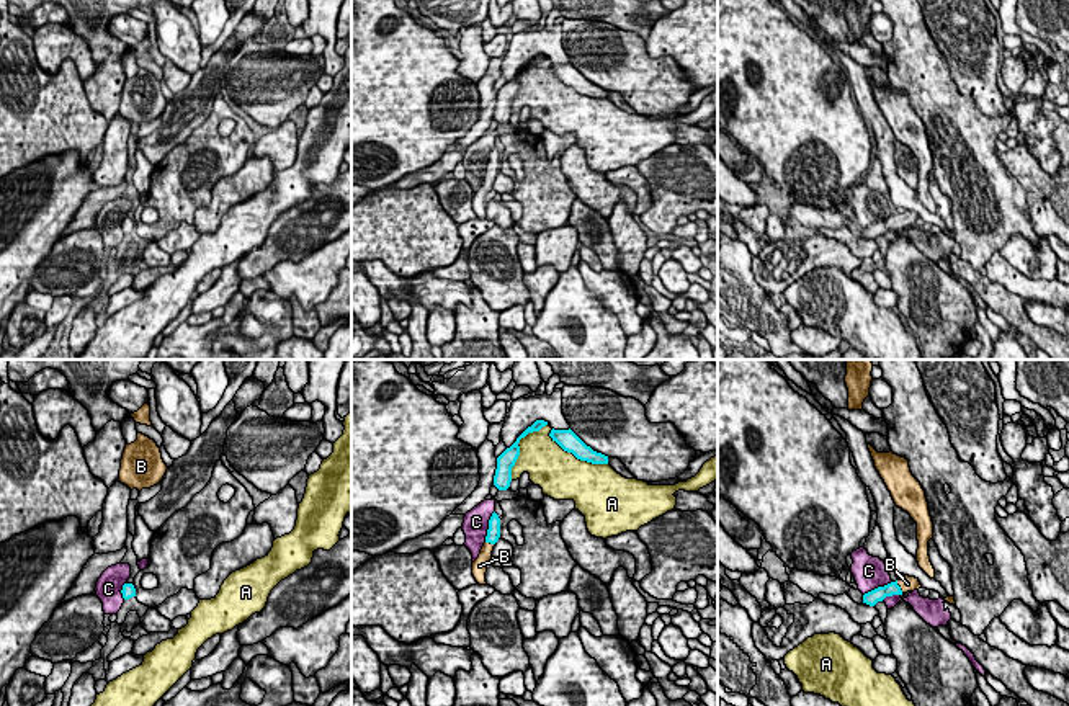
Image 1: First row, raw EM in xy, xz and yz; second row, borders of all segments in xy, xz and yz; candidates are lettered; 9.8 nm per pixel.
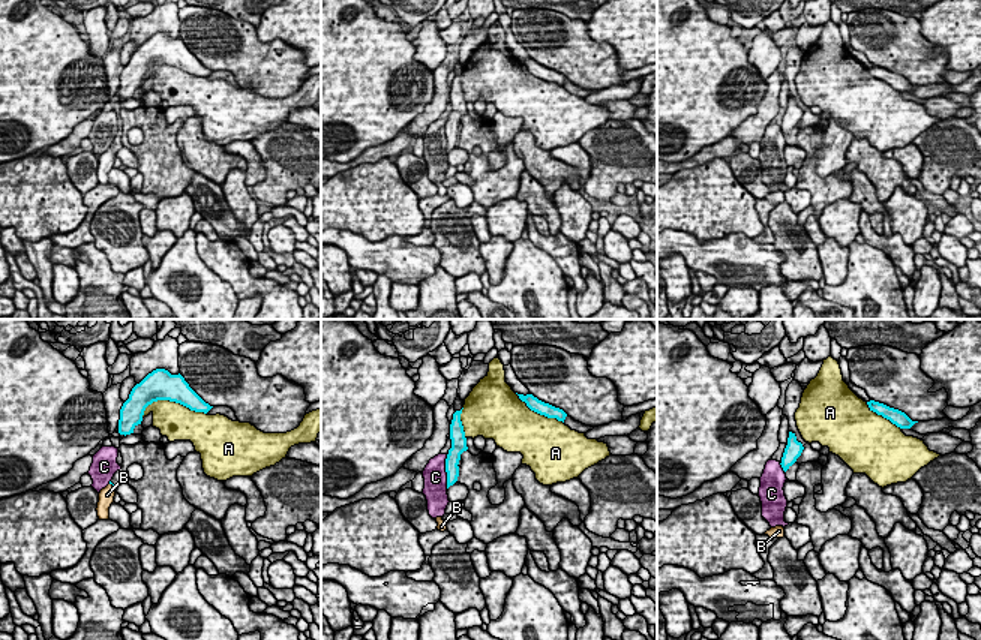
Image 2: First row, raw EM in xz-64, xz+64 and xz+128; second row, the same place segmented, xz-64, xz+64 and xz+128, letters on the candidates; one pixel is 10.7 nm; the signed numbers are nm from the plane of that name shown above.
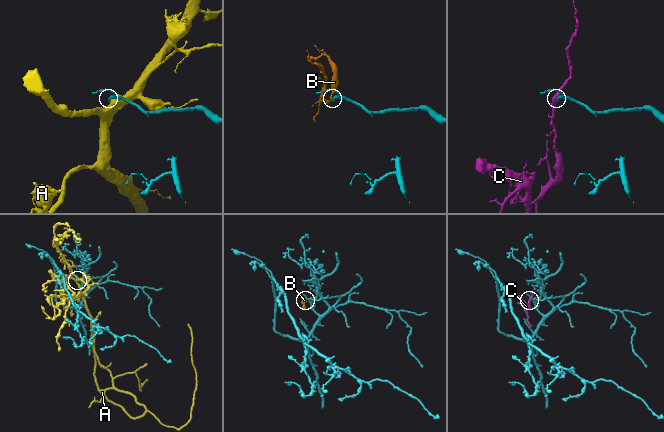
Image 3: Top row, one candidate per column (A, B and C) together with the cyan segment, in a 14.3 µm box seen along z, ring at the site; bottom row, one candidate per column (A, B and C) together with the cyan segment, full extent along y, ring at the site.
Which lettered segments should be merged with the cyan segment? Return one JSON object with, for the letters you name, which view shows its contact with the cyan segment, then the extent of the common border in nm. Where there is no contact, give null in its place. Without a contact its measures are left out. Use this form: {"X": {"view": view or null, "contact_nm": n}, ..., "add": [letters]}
{"B": {"view": "yz", "contact_nm": 140}, "add": ["B"]}

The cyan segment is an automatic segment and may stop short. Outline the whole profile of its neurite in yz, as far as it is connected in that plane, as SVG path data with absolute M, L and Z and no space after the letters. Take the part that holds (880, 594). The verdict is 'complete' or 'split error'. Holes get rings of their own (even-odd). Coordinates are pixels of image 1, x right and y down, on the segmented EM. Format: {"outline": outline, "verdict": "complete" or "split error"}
{"outline": "M906 575L901 580L891 582L884 587L878 587L863 595L863 603L874 606L878 601L883 601L886 597L902 595L922 588L919 579Z", "verdict": "split error"}

